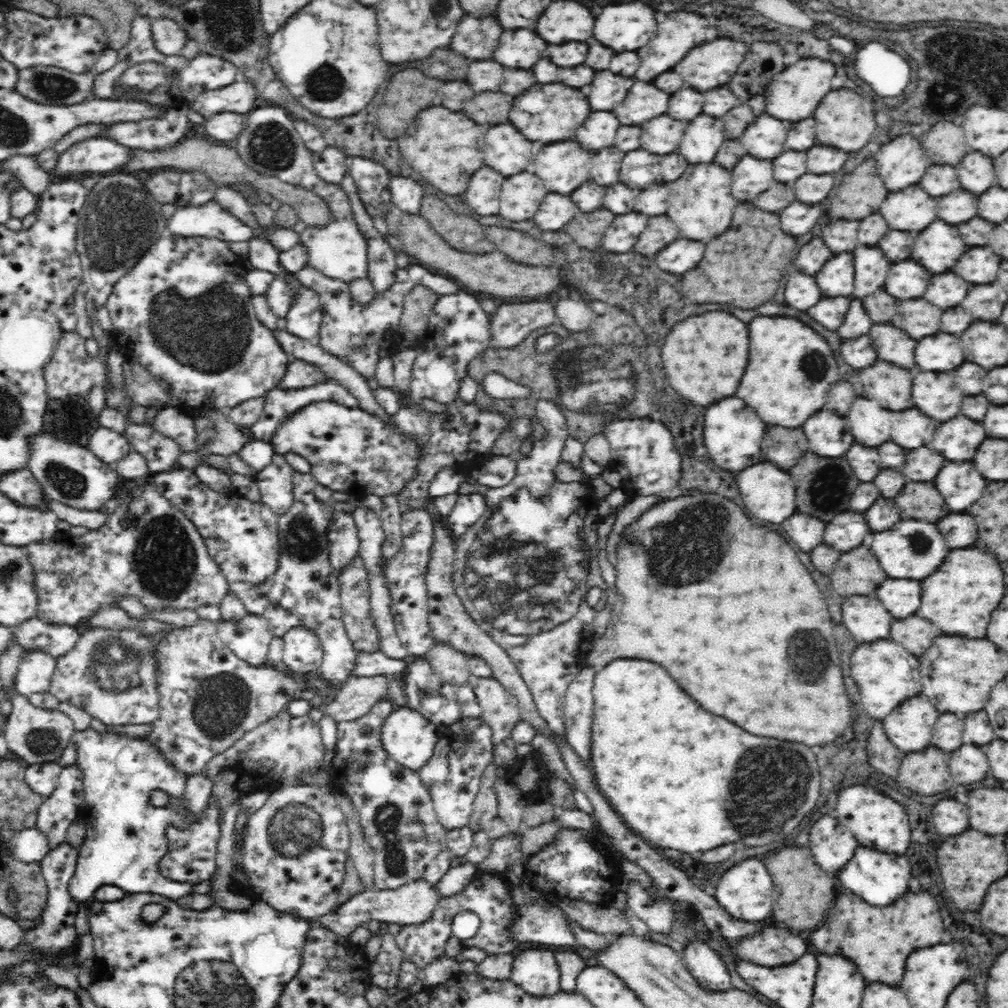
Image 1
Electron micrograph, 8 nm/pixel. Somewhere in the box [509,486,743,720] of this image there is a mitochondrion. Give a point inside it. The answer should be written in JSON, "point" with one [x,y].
{"point":[672,559]}

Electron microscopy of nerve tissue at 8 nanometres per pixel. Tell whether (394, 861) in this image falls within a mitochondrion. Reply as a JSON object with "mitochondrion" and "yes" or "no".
{"mitochondrion":"yes"}

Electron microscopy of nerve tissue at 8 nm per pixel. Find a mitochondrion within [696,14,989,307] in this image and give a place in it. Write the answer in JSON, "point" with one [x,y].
{"point":[945,43]}

